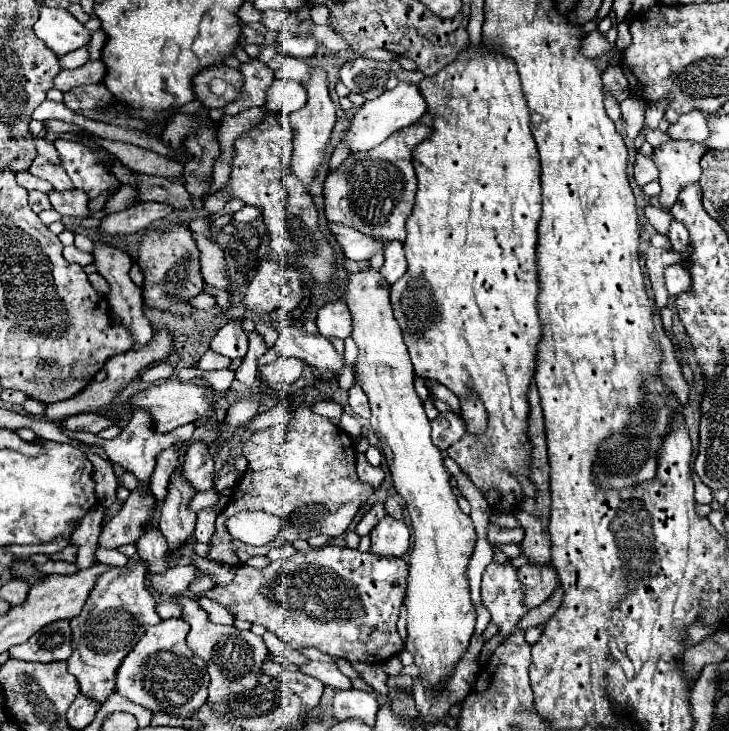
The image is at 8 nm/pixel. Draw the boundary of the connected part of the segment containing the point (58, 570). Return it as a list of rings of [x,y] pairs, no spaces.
[[[49,560],[37,568],[45,574],[73,574],[75,570],[79,570],[75,562],[57,562],[57,560]]]

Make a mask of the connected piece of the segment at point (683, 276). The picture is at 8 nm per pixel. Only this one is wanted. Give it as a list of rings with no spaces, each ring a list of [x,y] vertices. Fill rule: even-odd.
[[[673,264],[665,268],[665,284],[671,296],[677,296],[681,290],[687,290],[691,286],[691,278],[687,274],[687,268],[683,264]]]

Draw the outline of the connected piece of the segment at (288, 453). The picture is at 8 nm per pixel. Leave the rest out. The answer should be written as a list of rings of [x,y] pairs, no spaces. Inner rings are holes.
[[[301,402],[293,410],[293,422],[289,426],[275,425],[267,430],[259,430],[251,434],[251,438],[243,444],[243,456],[249,460],[249,466],[243,474],[243,478],[237,482],[233,488],[233,496],[227,504],[227,508],[217,516],[217,532],[211,540],[211,552],[209,558],[221,564],[231,564],[235,566],[237,562],[243,564],[253,556],[267,554],[269,550],[281,546],[283,542],[293,542],[297,538],[309,540],[311,536],[341,536],[347,526],[351,524],[357,508],[369,498],[369,488],[357,480],[355,474],[355,444],[353,440],[335,424],[331,424],[327,418],[317,416],[311,410],[311,404]],[[243,510],[263,510],[267,514],[275,514],[281,520],[281,530],[277,538],[271,544],[265,546],[249,546],[243,542],[237,542],[229,532],[227,532],[227,520]]]

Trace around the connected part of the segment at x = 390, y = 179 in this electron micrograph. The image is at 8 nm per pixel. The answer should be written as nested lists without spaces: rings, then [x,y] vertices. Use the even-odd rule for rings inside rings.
[[[413,124],[395,132],[389,140],[369,152],[351,152],[347,160],[327,176],[323,186],[325,216],[329,222],[353,226],[383,242],[405,242],[405,222],[415,204],[417,178],[413,168],[413,148],[433,134],[431,126]]]

